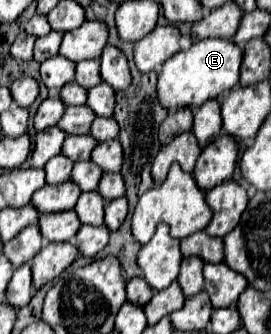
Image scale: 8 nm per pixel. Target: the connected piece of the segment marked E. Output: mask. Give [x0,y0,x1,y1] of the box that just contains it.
[157,38,243,110]

